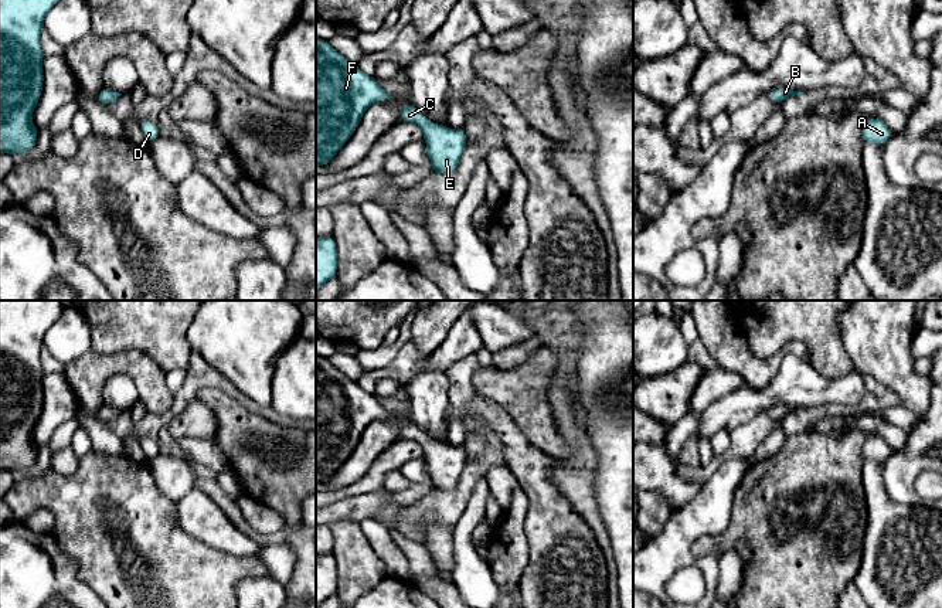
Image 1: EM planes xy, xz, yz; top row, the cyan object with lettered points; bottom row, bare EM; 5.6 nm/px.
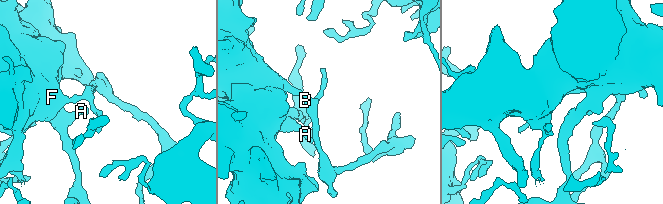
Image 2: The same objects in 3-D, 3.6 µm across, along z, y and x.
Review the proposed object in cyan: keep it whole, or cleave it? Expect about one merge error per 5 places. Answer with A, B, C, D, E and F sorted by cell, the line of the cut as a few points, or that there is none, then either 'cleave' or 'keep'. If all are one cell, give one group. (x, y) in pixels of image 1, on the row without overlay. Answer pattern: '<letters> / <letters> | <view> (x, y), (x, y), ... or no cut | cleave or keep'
A B C D E F | no cut | keep

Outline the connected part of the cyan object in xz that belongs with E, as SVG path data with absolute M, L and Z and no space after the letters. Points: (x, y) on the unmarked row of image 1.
M407 421L401 427L401 438L422 445L433 490L453 492L456 489L459 476L467 462L463 446L449 446L446 442L429 439L412 421Z

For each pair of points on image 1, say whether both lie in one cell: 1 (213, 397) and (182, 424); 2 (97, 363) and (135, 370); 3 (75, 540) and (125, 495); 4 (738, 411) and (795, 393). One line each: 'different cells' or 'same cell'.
1: different cells
2: same cell
3: same cell
4: same cell

